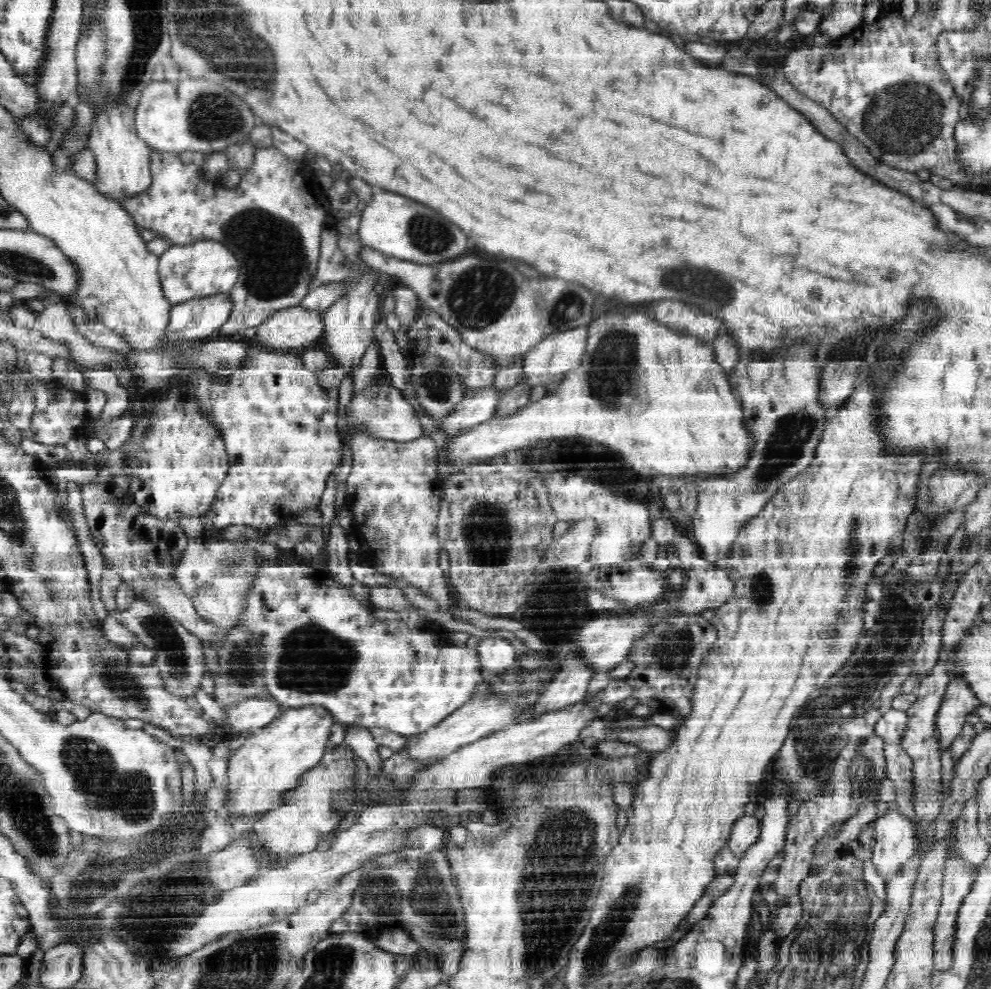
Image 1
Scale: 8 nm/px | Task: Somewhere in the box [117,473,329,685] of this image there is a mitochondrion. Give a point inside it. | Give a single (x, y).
(232, 563)

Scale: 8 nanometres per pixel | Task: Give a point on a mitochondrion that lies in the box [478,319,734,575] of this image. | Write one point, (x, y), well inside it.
(612, 376)

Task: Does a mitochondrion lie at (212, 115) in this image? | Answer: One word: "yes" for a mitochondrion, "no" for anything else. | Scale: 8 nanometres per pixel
yes

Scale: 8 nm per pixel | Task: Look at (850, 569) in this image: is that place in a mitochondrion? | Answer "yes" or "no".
yes

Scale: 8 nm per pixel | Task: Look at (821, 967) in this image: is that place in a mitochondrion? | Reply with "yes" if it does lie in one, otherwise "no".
yes

